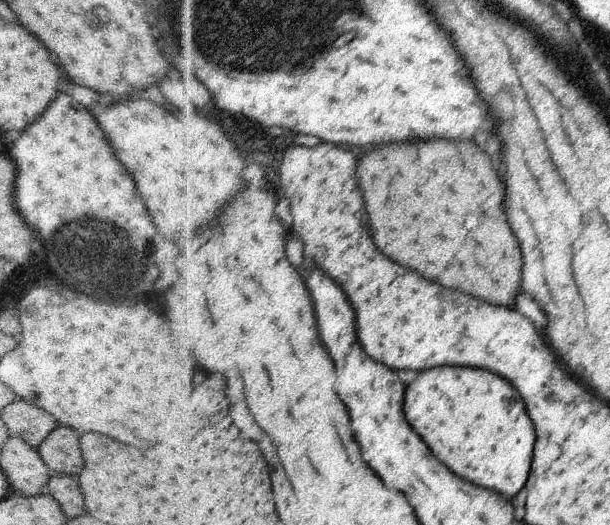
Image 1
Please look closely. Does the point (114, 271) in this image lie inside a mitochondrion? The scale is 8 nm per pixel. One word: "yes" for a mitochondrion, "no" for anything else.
yes

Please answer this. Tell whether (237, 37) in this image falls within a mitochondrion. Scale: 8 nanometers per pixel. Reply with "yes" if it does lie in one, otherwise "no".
yes

